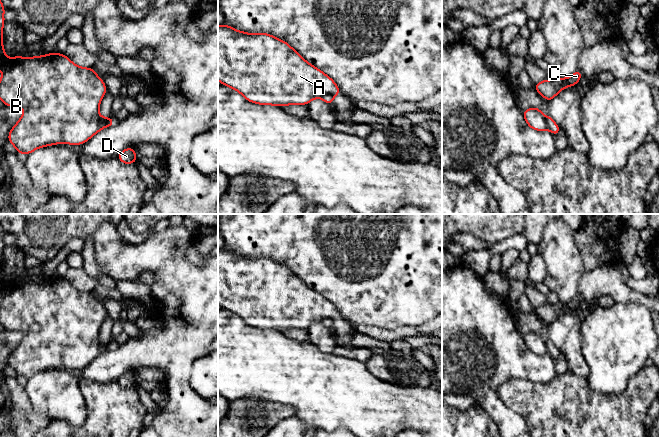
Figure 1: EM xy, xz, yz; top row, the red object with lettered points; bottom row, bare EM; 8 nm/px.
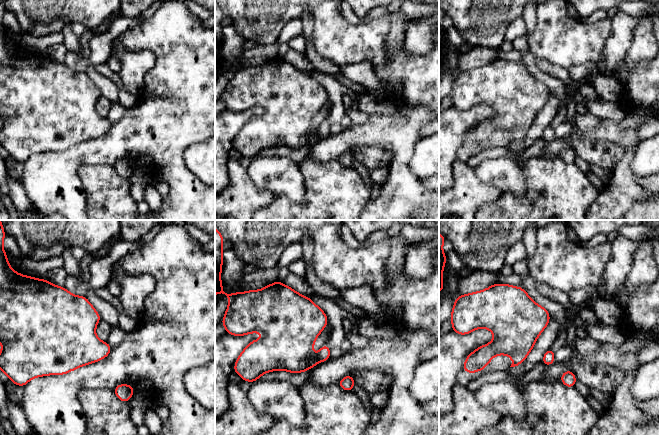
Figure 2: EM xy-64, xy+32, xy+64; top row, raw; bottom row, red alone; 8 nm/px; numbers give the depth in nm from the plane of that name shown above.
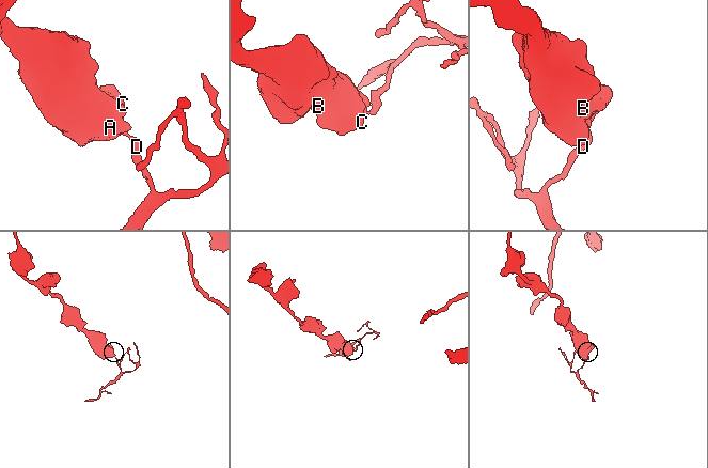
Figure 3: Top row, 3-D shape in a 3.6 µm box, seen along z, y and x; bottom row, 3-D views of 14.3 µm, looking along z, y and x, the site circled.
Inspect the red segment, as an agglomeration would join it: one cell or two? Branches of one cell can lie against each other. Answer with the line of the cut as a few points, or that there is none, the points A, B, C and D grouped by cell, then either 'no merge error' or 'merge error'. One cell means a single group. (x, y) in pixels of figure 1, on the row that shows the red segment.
cut xz (333, 95), (326, 94), (320, 97); groups A B C / D; merge error

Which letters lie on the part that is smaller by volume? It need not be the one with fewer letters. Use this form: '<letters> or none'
D

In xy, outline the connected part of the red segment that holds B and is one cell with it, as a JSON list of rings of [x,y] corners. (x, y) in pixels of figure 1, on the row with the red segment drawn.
[[[0,0],[0,70],[3,71],[0,78],[0,100],[5,106],[25,109],[24,114],[8,134],[8,141],[16,148],[17,153],[29,155],[38,148],[59,143],[82,145],[103,128],[113,126],[114,118],[109,117],[106,123],[101,121],[99,106],[107,88],[93,68],[77,66],[64,53],[52,52],[35,57],[6,57],[2,43],[5,10]]]

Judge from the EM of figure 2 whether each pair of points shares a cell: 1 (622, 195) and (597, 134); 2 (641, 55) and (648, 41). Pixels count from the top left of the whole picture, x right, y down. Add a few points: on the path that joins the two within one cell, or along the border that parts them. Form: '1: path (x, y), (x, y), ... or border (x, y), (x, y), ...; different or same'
1: path (623, 175), (628, 146), (617, 135); same
2: path (641, 52), (645, 44); same

